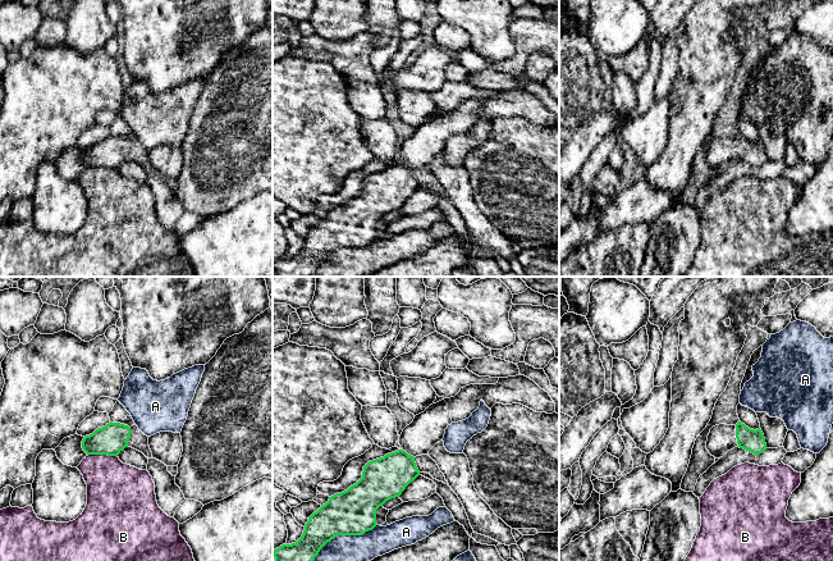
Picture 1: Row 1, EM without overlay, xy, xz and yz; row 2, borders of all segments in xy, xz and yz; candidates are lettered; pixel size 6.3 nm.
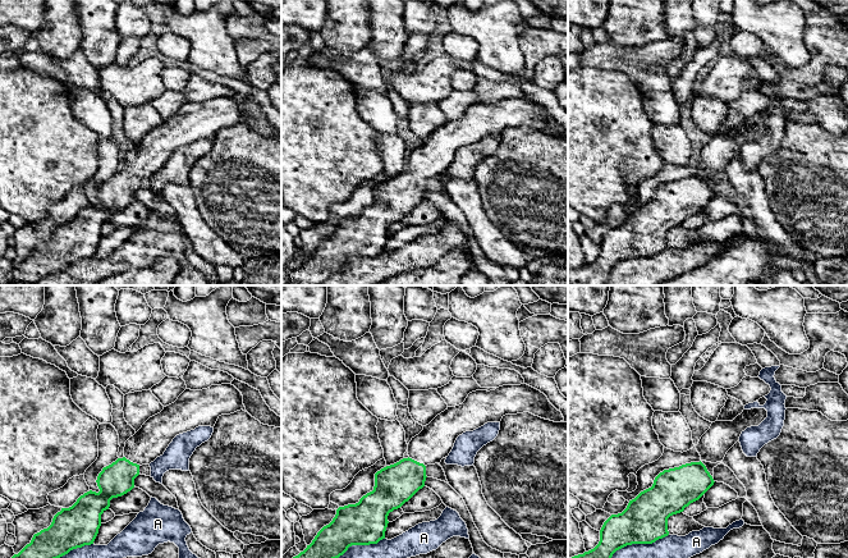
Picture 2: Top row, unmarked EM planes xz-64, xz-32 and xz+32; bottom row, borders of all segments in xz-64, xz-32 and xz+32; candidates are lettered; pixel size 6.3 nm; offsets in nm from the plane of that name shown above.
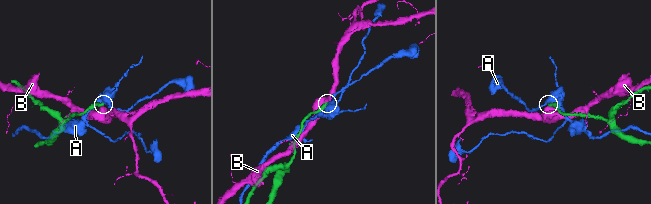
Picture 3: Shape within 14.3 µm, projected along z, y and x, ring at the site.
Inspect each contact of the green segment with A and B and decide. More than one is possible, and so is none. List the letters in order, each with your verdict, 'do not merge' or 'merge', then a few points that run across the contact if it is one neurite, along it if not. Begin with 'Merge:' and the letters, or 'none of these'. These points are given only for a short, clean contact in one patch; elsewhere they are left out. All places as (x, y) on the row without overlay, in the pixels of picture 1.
Merge: none of these
A: do not merge
B: do not merge

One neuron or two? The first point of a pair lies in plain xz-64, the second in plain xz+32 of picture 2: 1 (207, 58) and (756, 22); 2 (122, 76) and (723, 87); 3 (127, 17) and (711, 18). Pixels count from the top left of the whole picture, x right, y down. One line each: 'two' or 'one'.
1: one
2: one
3: one

